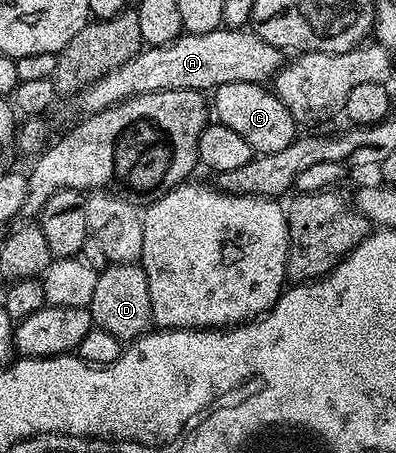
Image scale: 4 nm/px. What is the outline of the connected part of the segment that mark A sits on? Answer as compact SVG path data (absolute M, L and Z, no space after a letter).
M221 28L205 34L183 33L168 46L141 49L126 64L122 64L94 84L80 91L81 115L97 114L107 106L116 106L135 94L153 94L163 90L199 90L214 92L222 84L235 82L267 83L285 65L285 51L266 44L248 28Z

